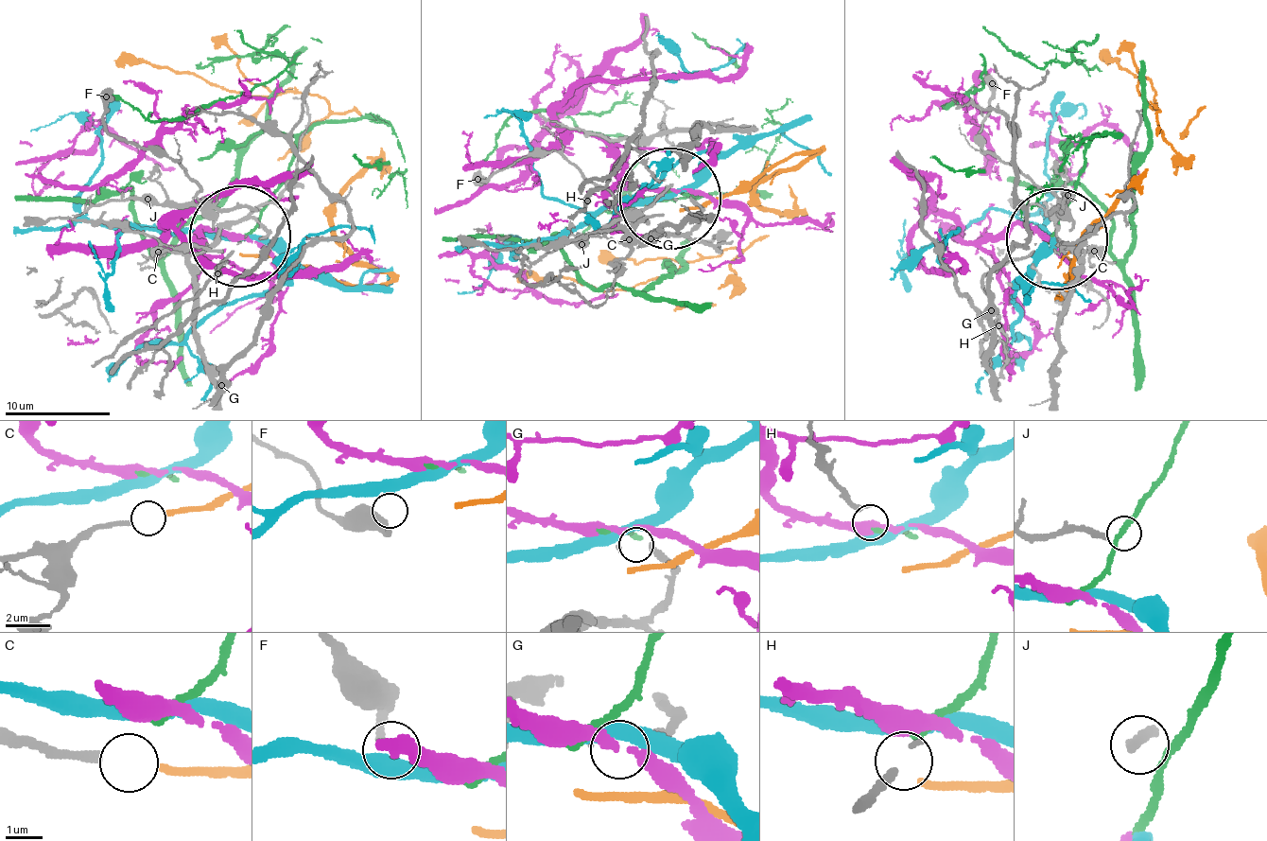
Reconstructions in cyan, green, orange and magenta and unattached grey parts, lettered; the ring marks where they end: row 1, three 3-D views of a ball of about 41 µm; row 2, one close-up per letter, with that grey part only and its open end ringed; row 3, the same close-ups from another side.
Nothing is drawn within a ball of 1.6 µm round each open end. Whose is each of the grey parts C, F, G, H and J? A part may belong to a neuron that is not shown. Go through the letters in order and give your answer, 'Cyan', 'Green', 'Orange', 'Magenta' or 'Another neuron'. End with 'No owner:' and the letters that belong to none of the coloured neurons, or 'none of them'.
C: Orange
F: Cyan
G: Another neuron
H: Green
J: Another neuron
No owner: G, J

